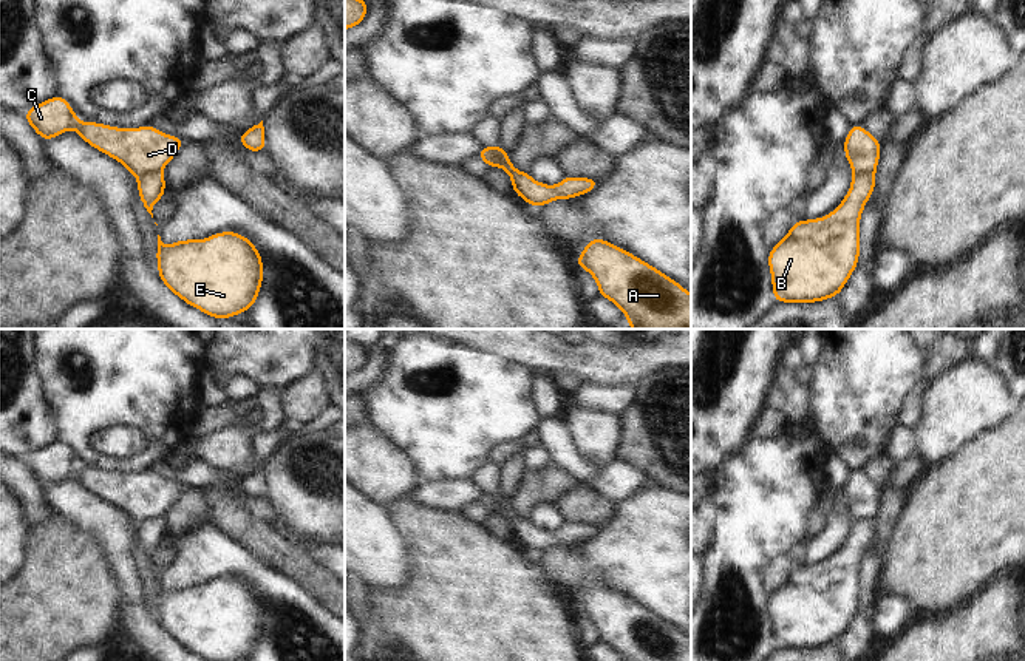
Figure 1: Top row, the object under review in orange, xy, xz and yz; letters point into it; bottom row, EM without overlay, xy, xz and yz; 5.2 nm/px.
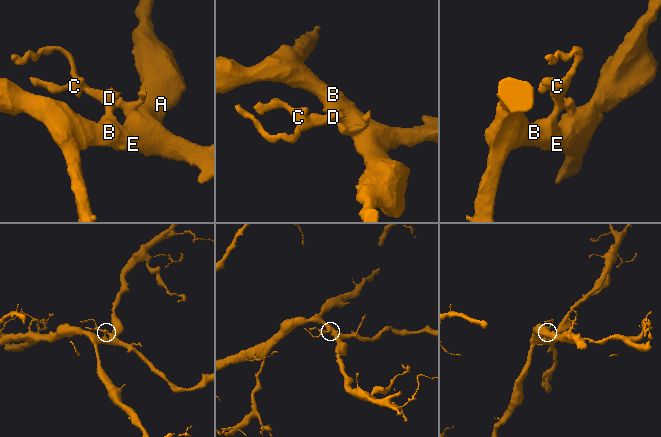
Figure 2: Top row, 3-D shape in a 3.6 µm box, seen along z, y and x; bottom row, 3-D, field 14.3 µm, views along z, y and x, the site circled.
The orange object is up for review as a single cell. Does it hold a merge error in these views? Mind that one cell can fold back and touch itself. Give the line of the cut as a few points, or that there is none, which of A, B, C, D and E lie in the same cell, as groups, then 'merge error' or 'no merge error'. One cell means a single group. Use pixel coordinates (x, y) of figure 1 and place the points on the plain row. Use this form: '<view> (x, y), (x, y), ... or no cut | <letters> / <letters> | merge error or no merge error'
xy (161, 516), (149, 516), (138, 525) | A B E / C D | merge error

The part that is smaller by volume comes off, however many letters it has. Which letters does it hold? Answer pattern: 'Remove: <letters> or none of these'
Remove: C, D

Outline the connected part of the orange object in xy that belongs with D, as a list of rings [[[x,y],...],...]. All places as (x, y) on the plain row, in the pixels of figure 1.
[[[59,440],[28,454],[23,463],[43,486],[74,474],[88,491],[121,508],[136,525],[148,517],[162,517],[186,488],[152,471],[119,474],[80,468],[68,446]]]

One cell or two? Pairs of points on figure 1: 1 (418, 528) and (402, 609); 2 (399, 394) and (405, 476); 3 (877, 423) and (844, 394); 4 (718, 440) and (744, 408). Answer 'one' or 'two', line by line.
1: one
2: two
3: one
4: one

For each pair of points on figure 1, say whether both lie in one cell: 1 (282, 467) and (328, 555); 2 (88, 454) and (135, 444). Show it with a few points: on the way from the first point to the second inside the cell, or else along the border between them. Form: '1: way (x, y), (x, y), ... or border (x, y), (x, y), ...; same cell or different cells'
1: border (288, 528), (300, 539), (328, 545); different cells
2: border (87, 440), (96, 451), (112, 457), (135, 456); different cells

